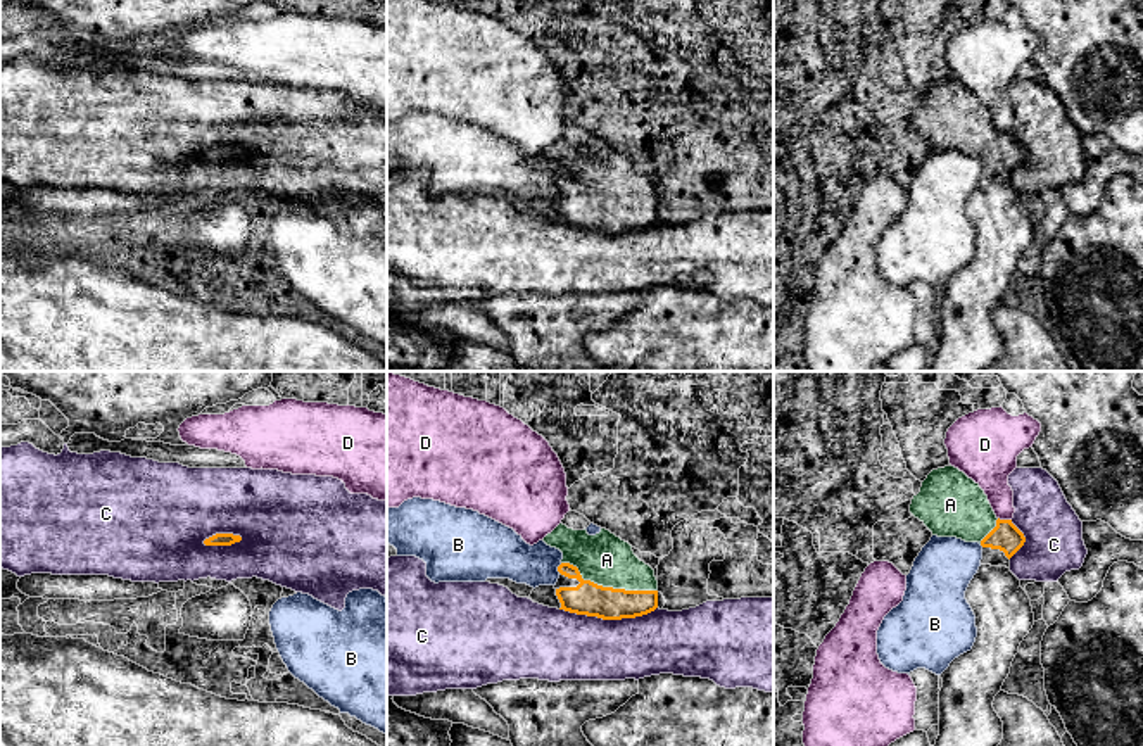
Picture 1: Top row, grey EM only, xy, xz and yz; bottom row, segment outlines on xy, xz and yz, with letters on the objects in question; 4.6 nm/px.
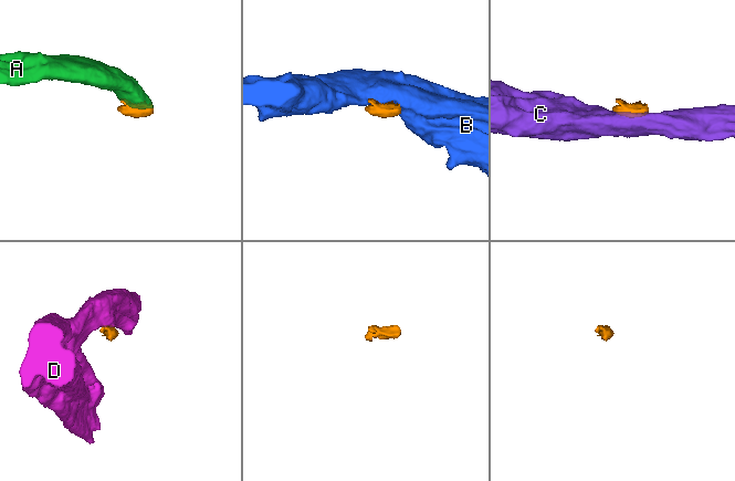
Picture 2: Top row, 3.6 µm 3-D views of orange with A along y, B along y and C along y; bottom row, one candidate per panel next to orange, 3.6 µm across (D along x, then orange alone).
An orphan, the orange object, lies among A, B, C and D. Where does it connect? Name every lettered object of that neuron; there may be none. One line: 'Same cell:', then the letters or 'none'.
Same cell: A

